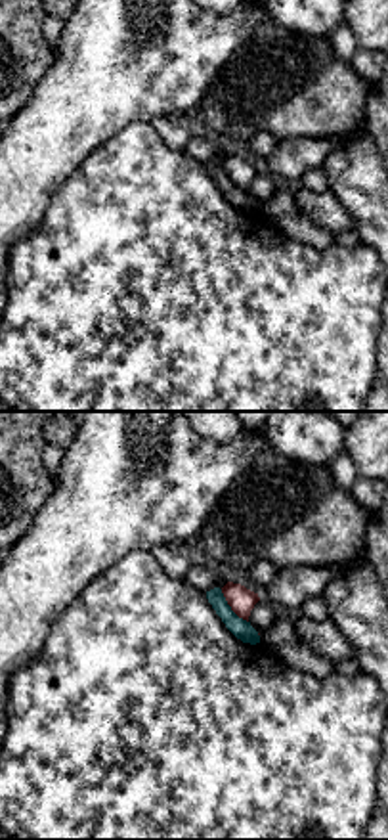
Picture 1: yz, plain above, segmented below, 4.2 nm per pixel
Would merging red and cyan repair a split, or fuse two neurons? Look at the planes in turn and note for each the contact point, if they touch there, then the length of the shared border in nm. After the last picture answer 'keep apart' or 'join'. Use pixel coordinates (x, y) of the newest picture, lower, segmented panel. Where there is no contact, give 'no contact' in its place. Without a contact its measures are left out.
contact (230, 605); length 180 nm

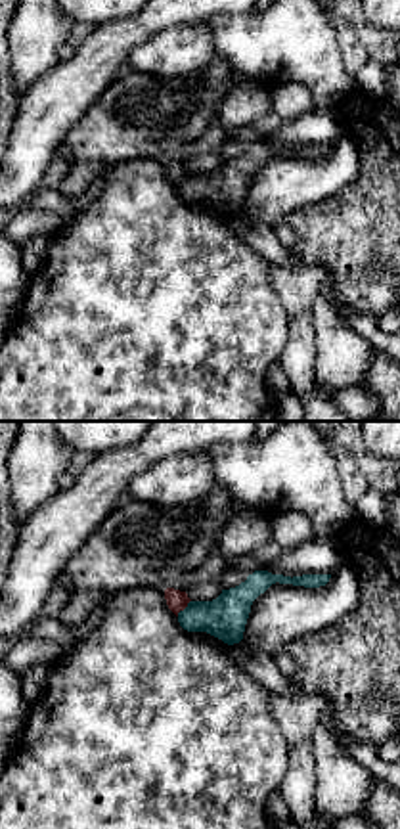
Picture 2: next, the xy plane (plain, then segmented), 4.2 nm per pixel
contact (184, 607); length 90 nm

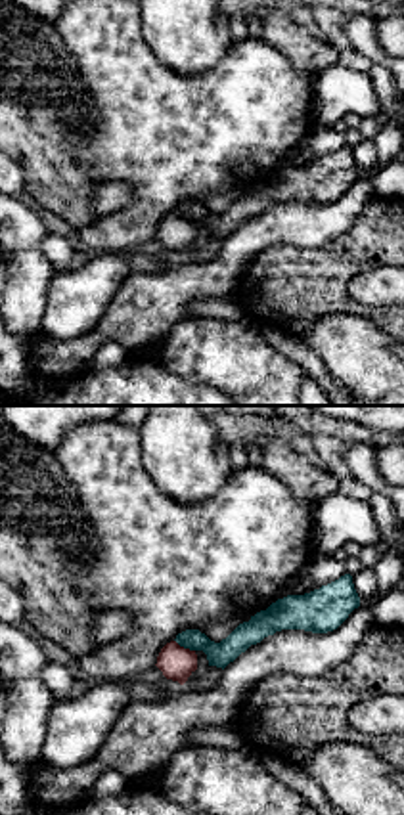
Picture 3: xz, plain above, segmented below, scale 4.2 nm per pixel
contact (182, 647); length 100 nm

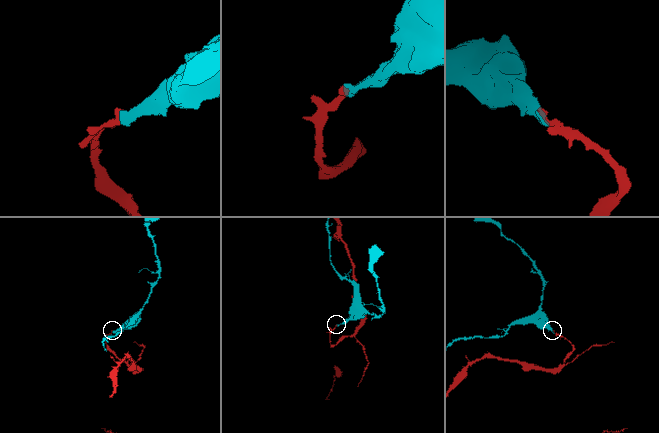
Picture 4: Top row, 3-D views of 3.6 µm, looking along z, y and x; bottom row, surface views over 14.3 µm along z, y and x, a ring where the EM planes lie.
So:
keep apart

